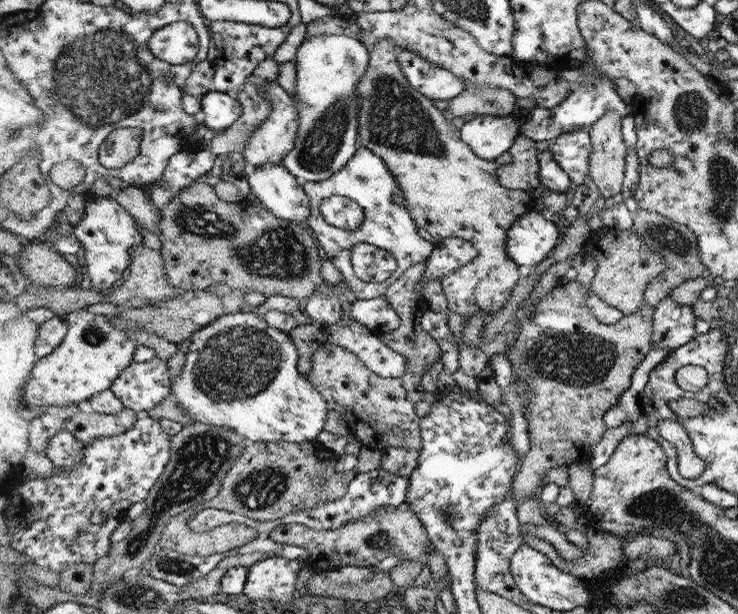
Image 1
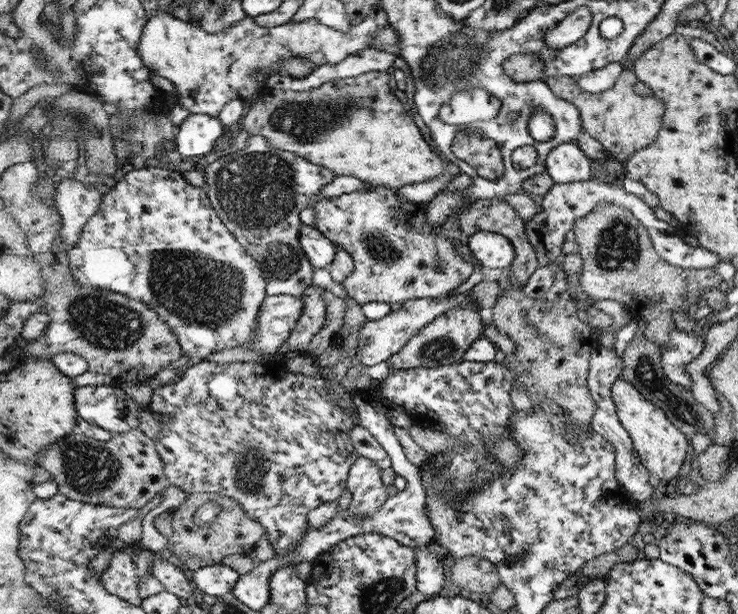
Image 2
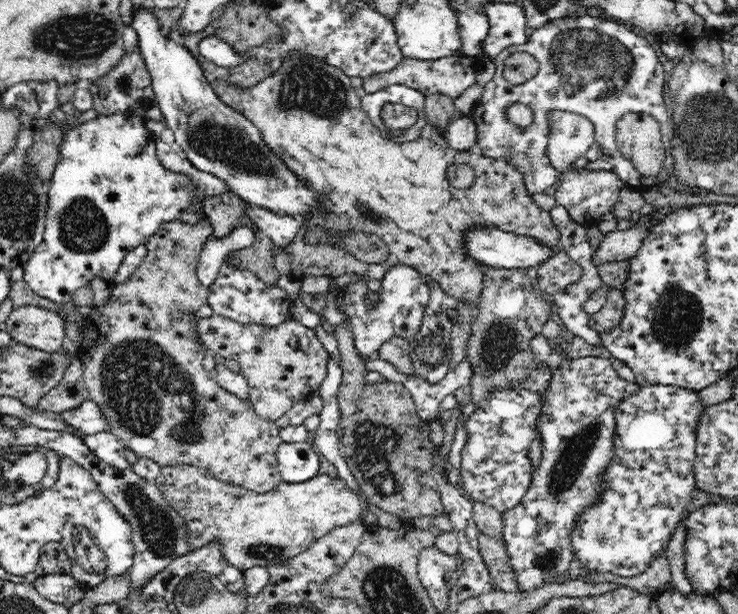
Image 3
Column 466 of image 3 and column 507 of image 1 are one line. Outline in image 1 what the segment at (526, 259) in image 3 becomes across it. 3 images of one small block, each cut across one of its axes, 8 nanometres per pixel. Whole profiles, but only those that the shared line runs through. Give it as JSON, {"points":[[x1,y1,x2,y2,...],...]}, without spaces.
{"points":[[533,208,512,223,507,232,507,253,520,267,535,267,555,250,558,238,558,227]]}

